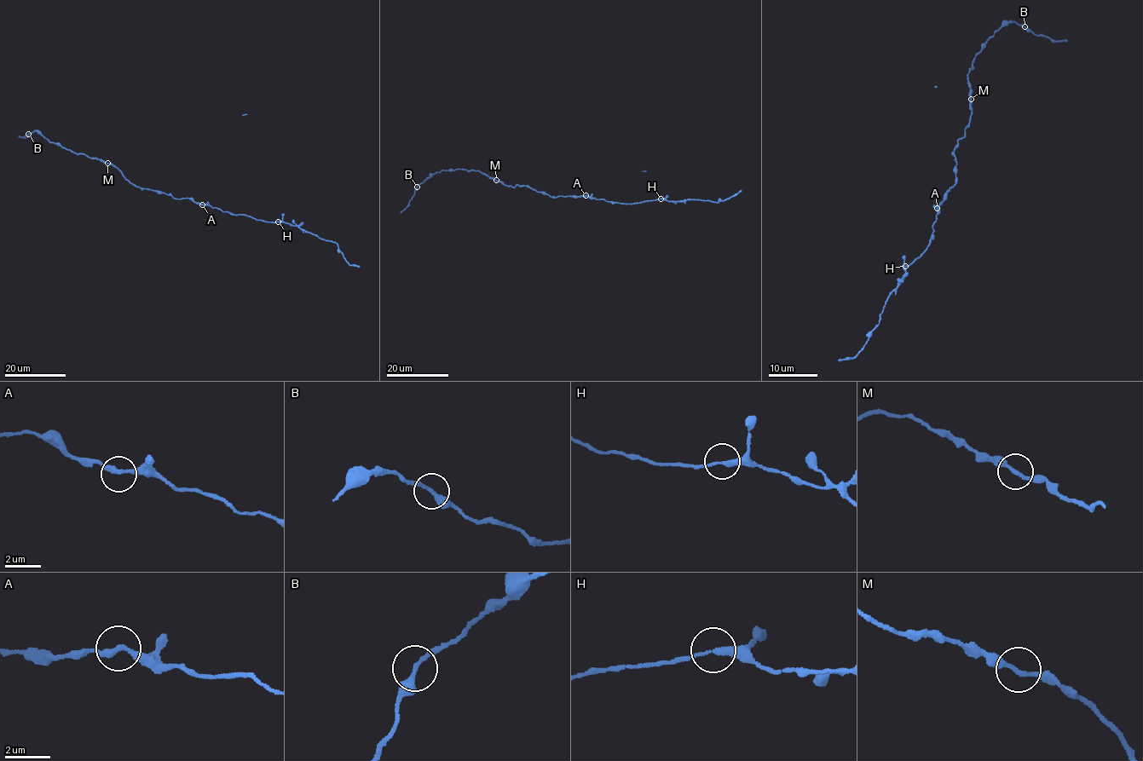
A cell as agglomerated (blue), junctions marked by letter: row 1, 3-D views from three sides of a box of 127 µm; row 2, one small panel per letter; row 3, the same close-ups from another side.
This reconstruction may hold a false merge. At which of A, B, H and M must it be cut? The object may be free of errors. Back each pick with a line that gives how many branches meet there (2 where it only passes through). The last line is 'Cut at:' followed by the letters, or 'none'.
Cut at: none

